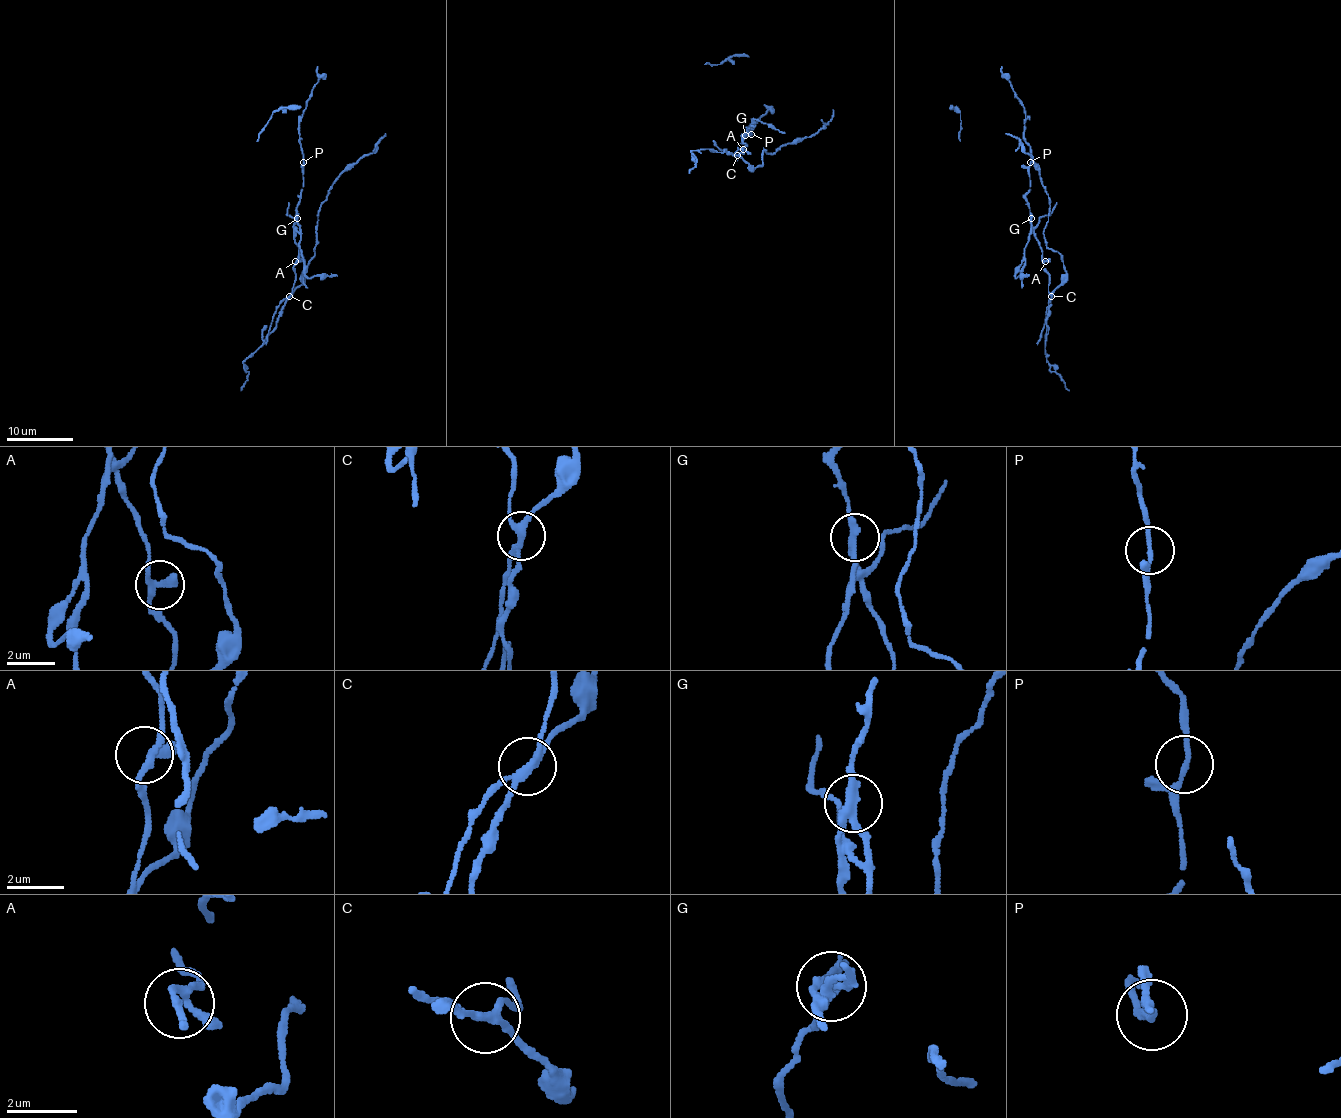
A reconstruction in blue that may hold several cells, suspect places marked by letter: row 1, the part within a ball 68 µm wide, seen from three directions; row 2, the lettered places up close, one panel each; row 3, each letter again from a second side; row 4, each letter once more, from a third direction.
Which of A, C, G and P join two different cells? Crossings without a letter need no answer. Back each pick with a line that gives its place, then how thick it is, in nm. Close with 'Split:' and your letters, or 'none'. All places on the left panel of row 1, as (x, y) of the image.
C: at (289, 296); 240 nm thick
G: at (297, 218); 260 nm thick
Split: C, G

